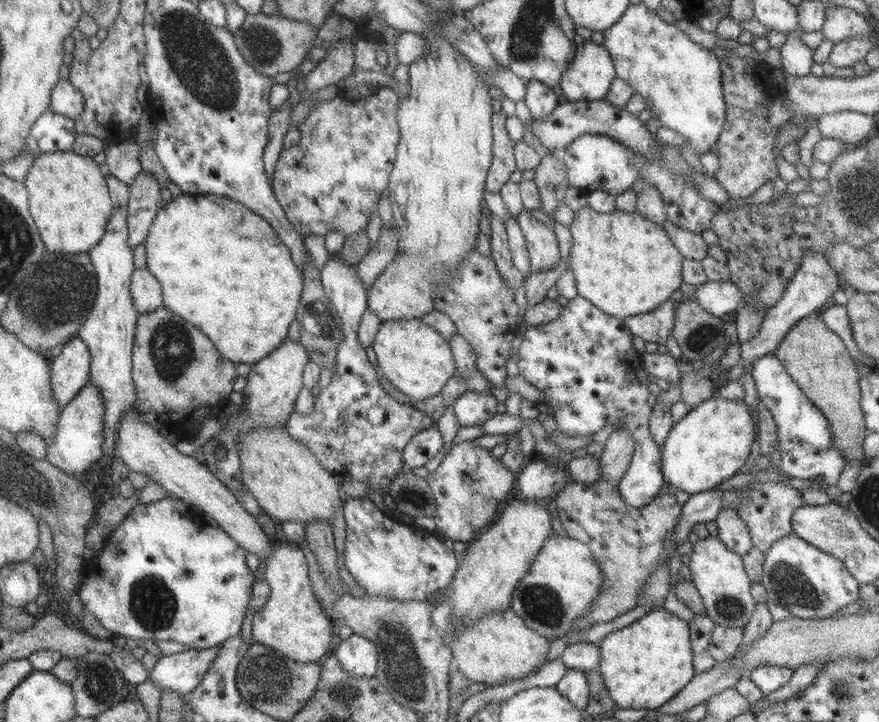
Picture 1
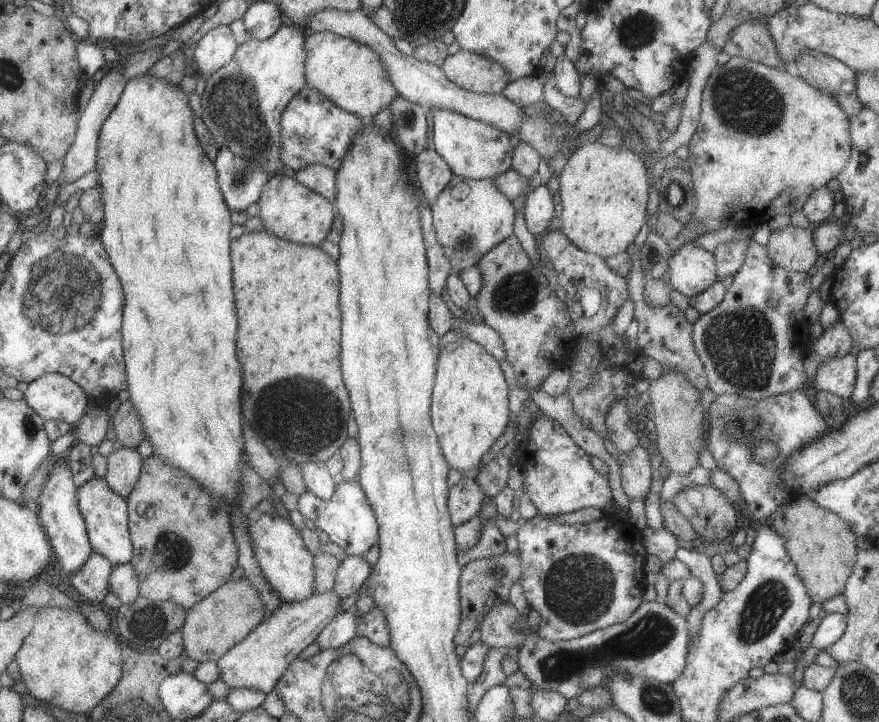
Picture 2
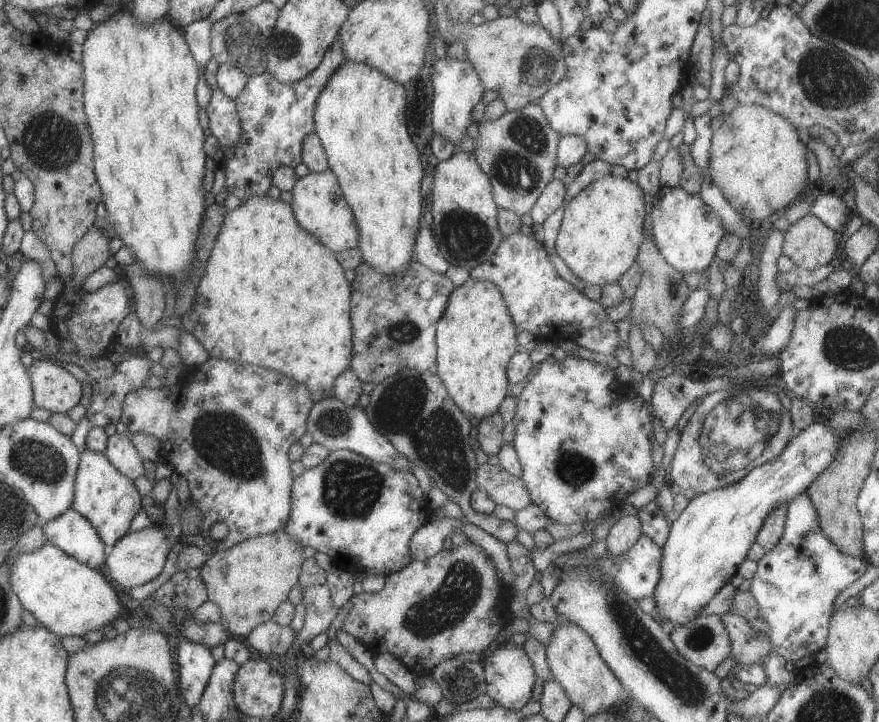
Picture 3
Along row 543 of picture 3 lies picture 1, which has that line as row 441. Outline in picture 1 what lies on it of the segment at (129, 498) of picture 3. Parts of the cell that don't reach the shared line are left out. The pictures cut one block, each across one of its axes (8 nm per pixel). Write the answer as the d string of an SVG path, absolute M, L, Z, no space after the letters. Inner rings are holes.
M113 206L103 236L88 251L96 276L96 297L87 314L85 322L75 336L87 344L91 362L89 381L103 394L103 443L102 456L109 459L114 456L115 426L125 410L131 410L136 396L131 378L132 346L136 327L137 312L131 300L130 276L134 271L132 250L127 244L126 206Z

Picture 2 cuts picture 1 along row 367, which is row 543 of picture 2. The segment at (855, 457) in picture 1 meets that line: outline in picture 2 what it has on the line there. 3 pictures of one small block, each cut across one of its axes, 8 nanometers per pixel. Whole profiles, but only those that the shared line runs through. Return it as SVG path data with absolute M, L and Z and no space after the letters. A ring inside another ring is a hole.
M795 495L775 508L767 521L783 538L787 556L795 564L812 603L822 603L842 594L847 578L851 576L858 549L855 544L856 536L842 518L815 504L811 496Z

